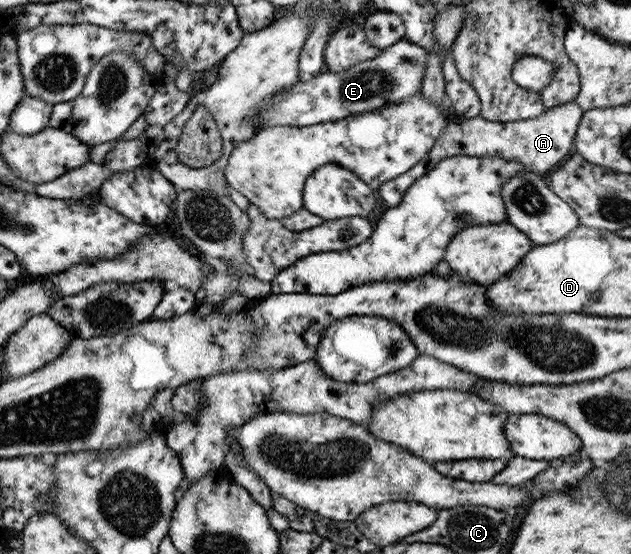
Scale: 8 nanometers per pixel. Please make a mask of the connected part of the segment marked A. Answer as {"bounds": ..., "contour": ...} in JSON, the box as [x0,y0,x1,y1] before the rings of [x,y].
{"bounds":[379,101,582,206],"contour":[[[571,101],[563,103],[563,106],[550,107],[535,118],[517,122],[491,122],[480,114],[472,118],[455,117],[454,122],[447,124],[446,130],[436,138],[431,150],[417,164],[413,164],[407,172],[379,184],[379,196],[387,206],[397,206],[412,182],[429,172],[443,158],[455,155],[499,156],[506,163],[521,164],[527,171],[544,176],[549,170],[555,170],[573,152],[573,141],[581,114],[582,110]]]}

